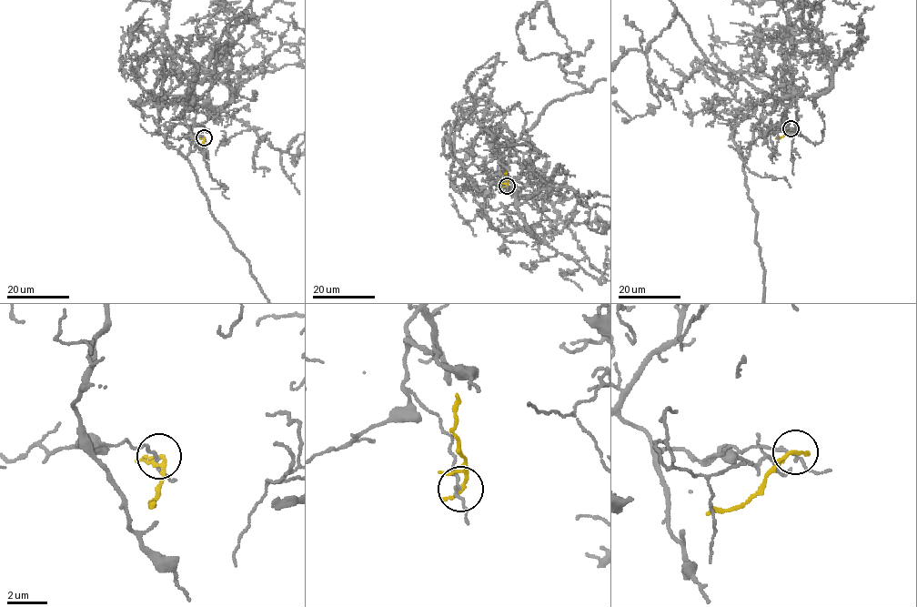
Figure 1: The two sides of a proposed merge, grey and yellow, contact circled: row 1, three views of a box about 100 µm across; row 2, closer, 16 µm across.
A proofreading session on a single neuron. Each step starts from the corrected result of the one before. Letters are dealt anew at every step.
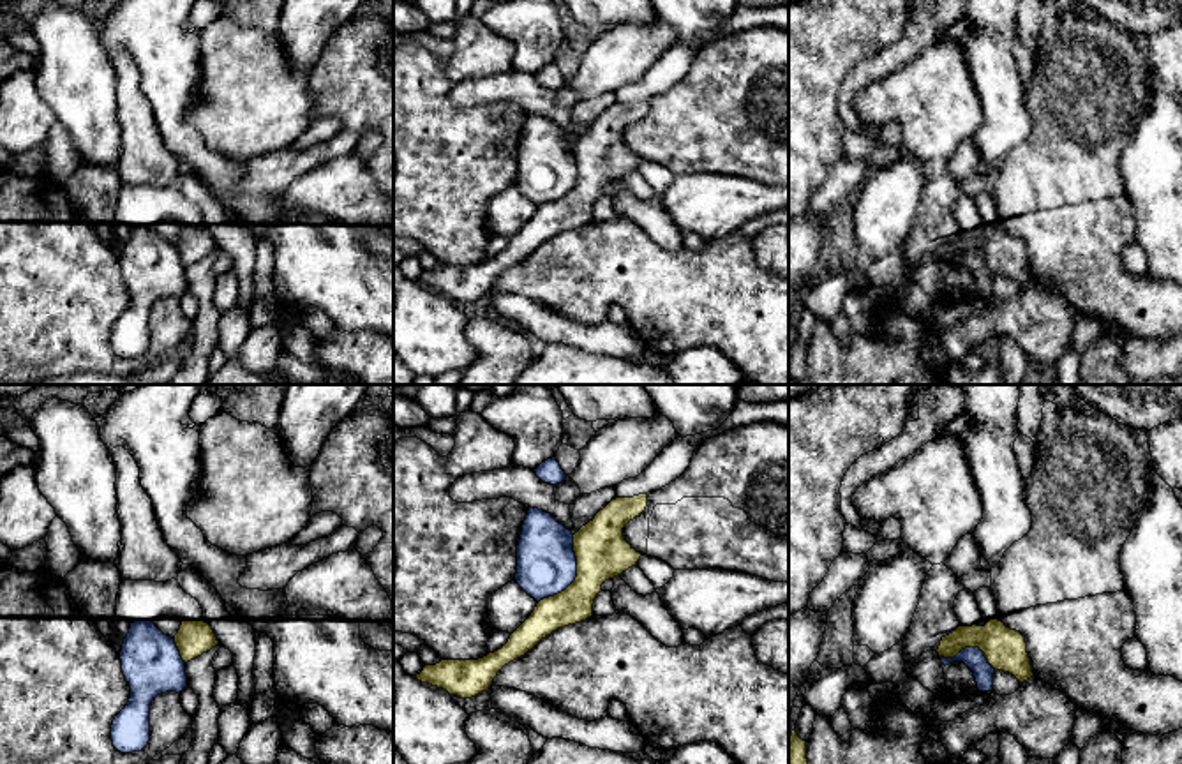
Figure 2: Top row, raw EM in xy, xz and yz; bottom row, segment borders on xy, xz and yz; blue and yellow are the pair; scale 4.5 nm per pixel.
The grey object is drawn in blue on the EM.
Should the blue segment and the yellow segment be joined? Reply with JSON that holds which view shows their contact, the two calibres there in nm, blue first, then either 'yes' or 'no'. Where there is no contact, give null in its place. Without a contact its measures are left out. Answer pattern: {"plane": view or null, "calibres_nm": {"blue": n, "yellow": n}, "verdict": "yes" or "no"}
{"plane": "xz", "calibres_nm": {"blue": 280, "yellow": 240}, "verdict": "no"}

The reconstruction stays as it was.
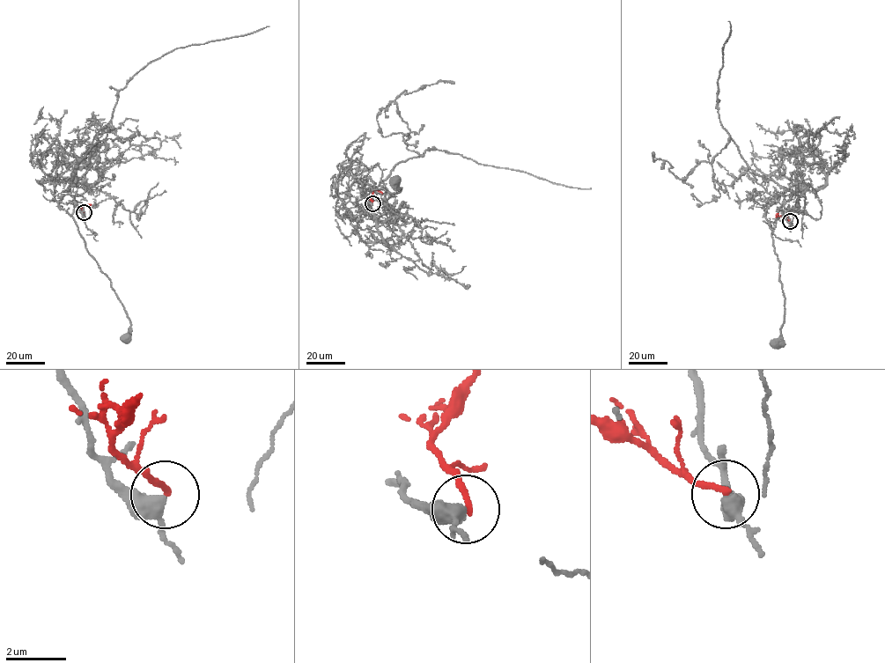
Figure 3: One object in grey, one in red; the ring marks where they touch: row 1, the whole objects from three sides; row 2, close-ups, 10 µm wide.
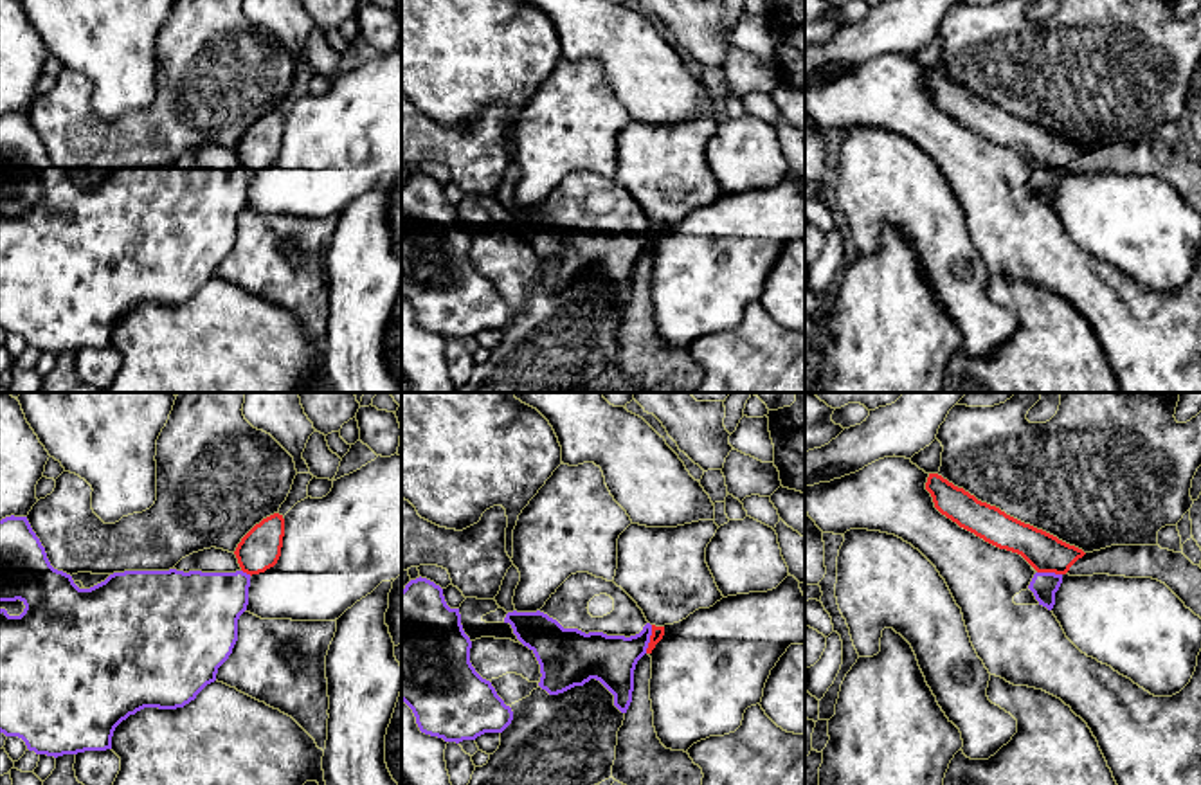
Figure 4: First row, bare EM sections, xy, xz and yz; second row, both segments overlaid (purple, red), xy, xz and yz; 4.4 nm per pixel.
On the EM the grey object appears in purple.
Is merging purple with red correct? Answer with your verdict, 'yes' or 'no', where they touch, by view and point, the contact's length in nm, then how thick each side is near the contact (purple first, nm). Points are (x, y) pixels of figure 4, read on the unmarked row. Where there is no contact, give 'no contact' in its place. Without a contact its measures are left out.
no; contact xz (649, 236); length 130 nm; calibres 220 and 60 nm

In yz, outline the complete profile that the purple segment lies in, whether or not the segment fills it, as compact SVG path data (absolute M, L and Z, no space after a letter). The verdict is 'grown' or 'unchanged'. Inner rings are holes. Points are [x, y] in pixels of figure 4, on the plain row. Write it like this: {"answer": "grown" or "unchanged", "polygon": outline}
{"answer": "unchanged", "polygon": "M1035 169L1028 185L1034 189L1039 202L1052 207L1055 202L1055 189L1059 187L1061 180L1062 180L1062 171Z"}

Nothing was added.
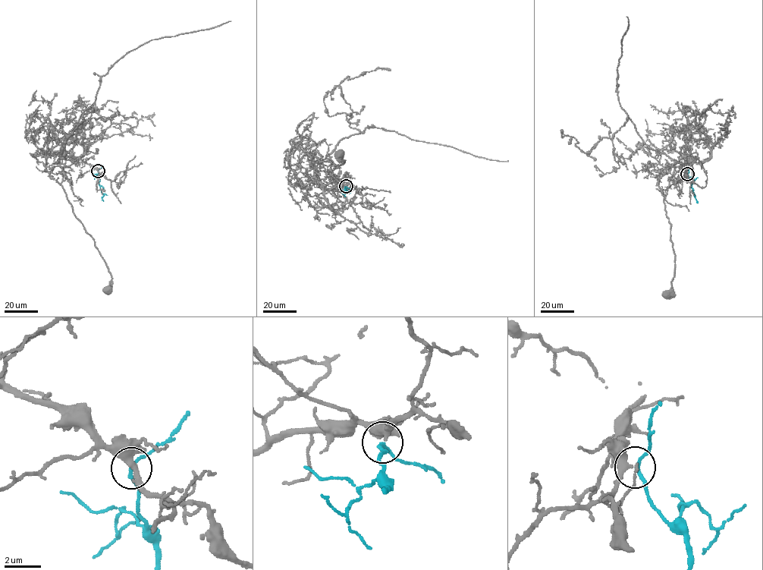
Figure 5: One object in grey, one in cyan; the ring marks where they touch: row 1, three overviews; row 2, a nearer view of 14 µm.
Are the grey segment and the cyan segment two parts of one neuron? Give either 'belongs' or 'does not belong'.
belongs

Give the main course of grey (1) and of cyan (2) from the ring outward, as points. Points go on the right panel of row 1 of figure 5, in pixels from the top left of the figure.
1: (687, 174), (687, 168), (695, 162), (683, 163), (670, 181), (664, 199), (675, 256), (674, 277), (668, 294)
2: (687, 174), (692, 181), (691, 188), (697, 203)

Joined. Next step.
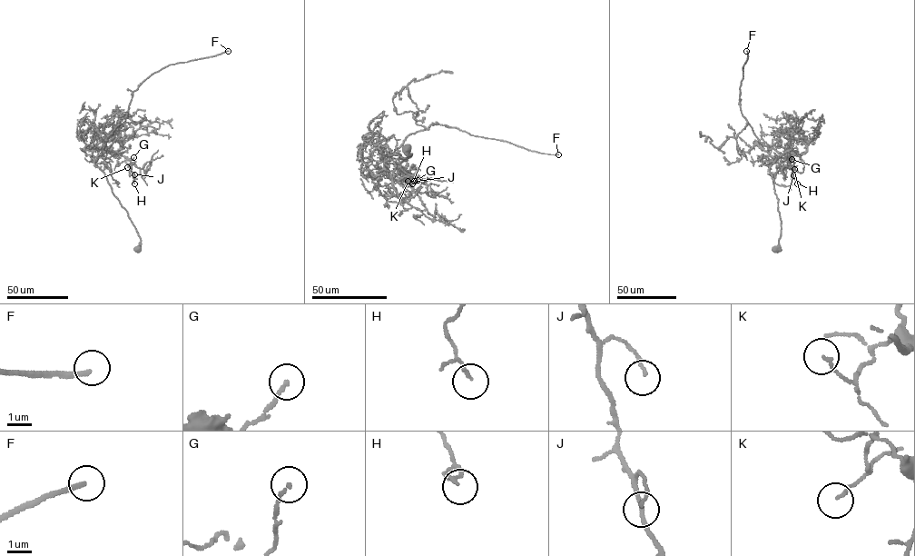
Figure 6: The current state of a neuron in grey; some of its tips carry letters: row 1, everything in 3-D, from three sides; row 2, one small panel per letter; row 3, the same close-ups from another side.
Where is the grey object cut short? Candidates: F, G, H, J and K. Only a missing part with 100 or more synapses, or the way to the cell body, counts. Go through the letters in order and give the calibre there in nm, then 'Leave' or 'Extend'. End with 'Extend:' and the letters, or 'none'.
F: Thickness 190 nm. Extend
G: Thickness 160 nm. Leave
H: Thickness 140 nm. Leave
J: Thickness 100 nm. Leave
K: Thickness 130 nm. Leave
Extend: F

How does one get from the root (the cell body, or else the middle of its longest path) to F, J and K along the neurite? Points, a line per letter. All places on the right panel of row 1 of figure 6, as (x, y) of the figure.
F: (776, 249), (782, 222), (772, 181), (785, 156), (759, 141), (742, 113), (739, 88), (746, 51)
J: (776, 249), (782, 222), (772, 181), (777, 168), (784, 159), (795, 154), (789, 162), (793, 175)
K: (776, 249), (782, 222), (772, 181), (777, 168), (789, 154), (796, 154), (789, 162), (794, 169)

